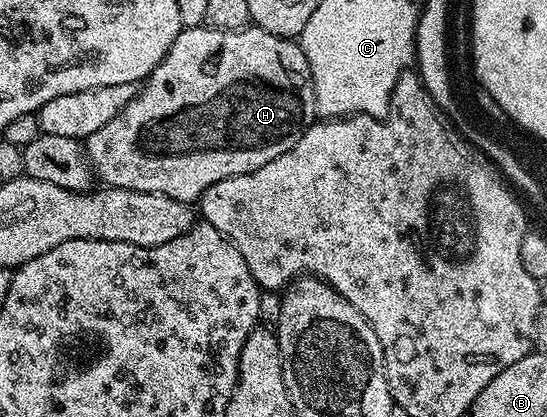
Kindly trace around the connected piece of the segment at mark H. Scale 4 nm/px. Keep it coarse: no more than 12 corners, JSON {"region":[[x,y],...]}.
{"region":[[184,28],[88,136],[95,179],[191,205],[317,116],[295,39]]}

